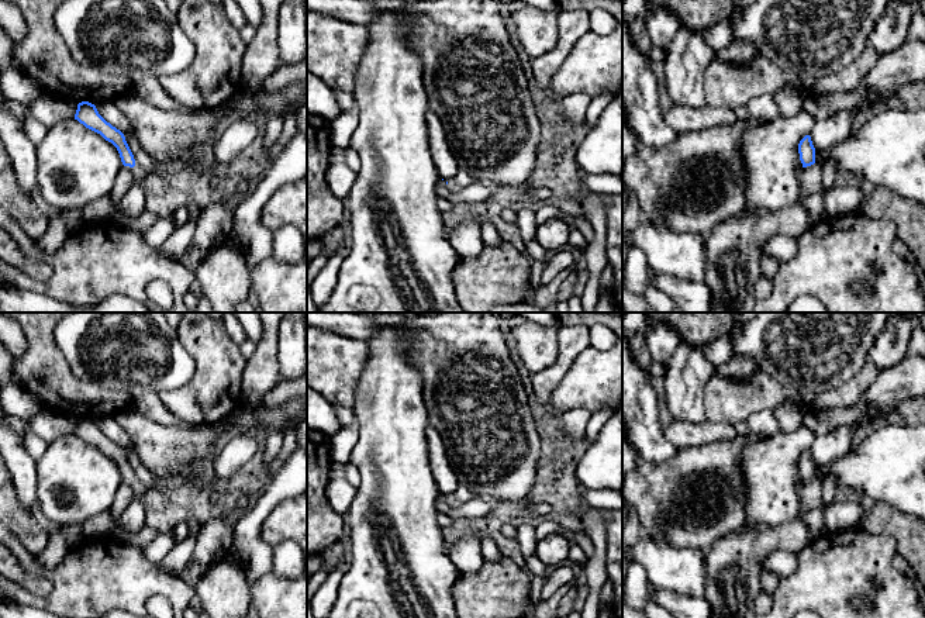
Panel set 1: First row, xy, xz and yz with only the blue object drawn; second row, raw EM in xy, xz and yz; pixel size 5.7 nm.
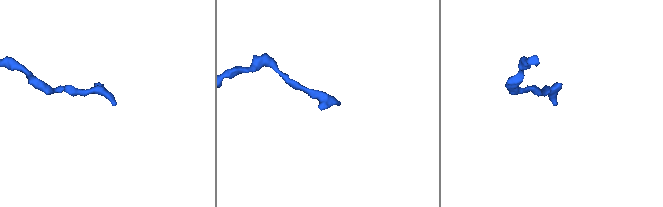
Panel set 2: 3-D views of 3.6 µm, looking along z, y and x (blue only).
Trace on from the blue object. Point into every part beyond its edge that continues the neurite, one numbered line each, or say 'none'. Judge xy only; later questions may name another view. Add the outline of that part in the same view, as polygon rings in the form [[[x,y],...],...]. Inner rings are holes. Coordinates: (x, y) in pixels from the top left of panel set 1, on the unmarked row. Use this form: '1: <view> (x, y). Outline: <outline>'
1: xy (138, 487). Outline: [[[137,480],[132,483],[134,496],[144,497],[146,494],[146,487],[142,481]]]

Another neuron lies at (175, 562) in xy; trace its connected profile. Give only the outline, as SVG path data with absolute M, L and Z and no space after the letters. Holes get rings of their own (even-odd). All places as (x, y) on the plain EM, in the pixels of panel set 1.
M193 526L190 535L176 543L176 546L158 563L159 567L170 574L180 574L187 563L191 560L191 555L196 546L197 529Z

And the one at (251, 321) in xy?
M232 313L238 321L242 324L248 339L258 343L262 339L262 321L259 313Z

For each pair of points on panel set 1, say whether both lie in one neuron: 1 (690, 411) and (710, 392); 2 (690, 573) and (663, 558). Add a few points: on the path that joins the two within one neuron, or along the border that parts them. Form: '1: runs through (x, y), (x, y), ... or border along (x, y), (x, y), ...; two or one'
1: border along (710, 382), (704, 389), (704, 418); two
2: runs through (683, 570), (675, 569), (670, 565); one

